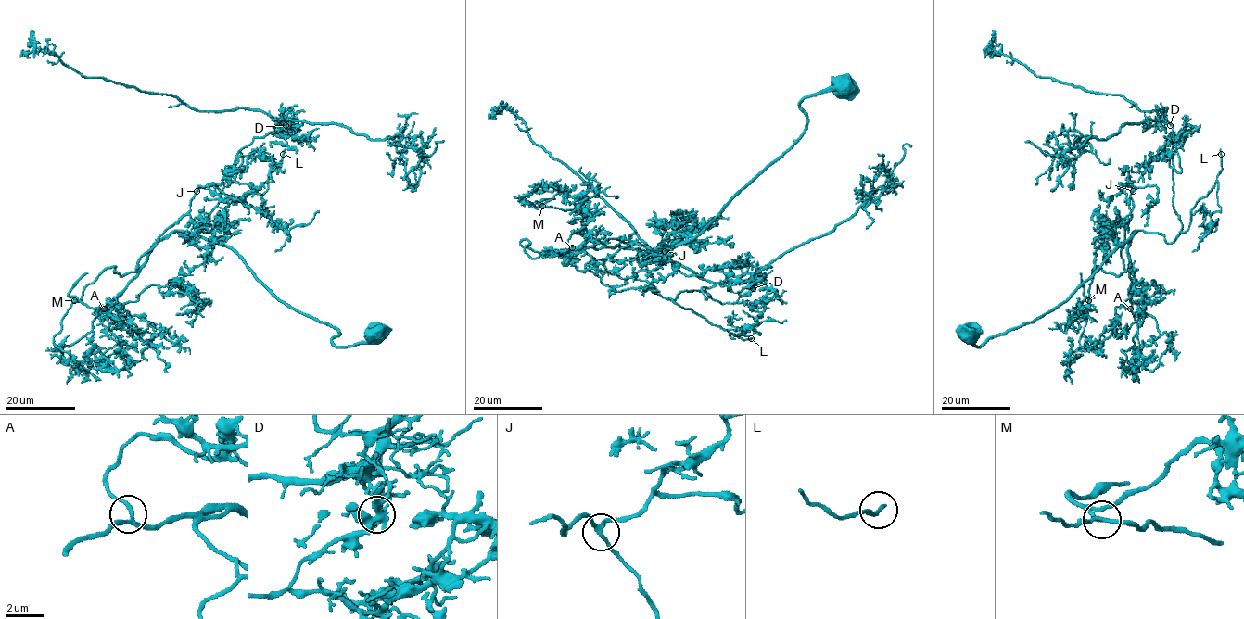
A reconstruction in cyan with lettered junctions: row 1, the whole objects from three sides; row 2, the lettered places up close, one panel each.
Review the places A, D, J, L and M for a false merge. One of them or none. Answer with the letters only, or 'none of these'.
D

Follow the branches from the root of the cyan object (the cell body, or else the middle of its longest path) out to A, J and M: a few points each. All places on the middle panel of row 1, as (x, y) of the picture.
A: (844, 86), (805, 98), (799, 105), (807, 118), (804, 133), (690, 240), (648, 255), (620, 246), (572, 247)
J: (844, 86), (807, 95), (804, 133), (697, 234), (694, 224), (660, 242), (665, 251)
M: (844, 86), (807, 95), (804, 133), (667, 249), (606, 246), (581, 214), (542, 206)

